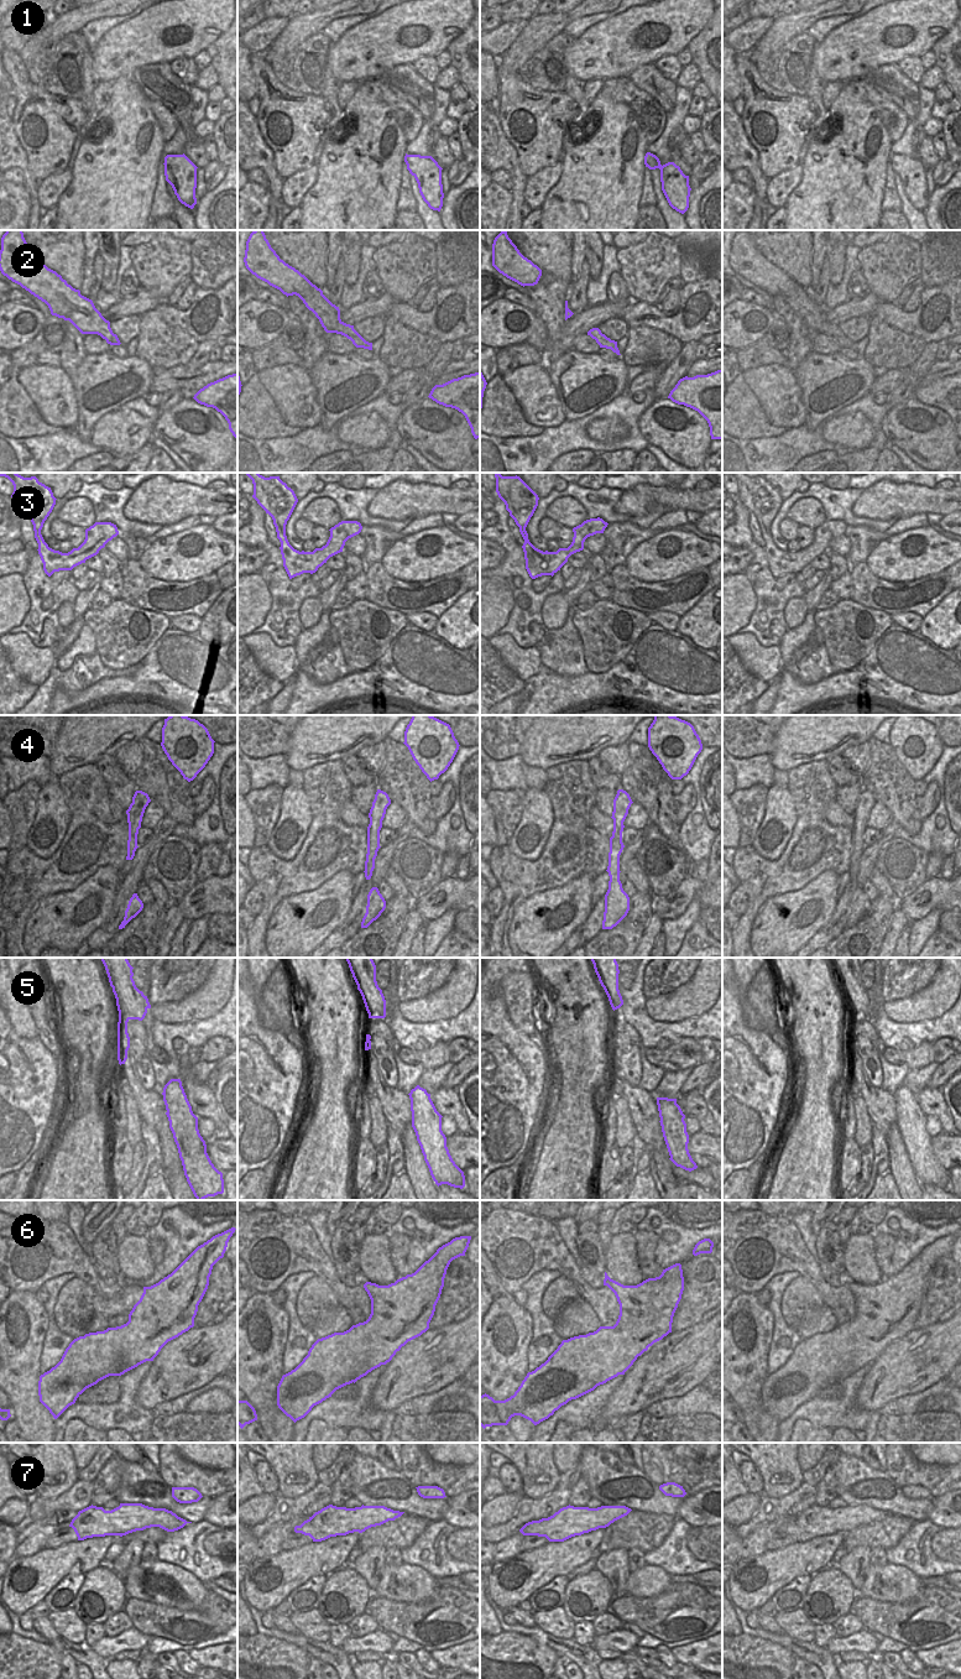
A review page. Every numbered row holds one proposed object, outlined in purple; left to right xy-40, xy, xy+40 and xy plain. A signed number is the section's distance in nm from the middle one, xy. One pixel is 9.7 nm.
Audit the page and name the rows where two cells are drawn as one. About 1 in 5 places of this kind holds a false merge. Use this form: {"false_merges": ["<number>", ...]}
{"false_merges": ["5"]}

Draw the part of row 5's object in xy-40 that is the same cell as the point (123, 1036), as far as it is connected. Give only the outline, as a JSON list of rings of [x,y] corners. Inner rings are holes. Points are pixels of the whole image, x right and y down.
[[[109,981],[110,986],[113,987],[113,992],[116,998],[116,1006],[119,1011],[119,1022],[117,1022],[117,1060],[119,1064],[125,1064],[127,1059],[127,1050],[130,1048],[130,1037],[127,1033],[127,1022],[129,1022],[129,1013],[122,1005],[122,1000],[120,997],[120,991],[117,987],[116,981]]]

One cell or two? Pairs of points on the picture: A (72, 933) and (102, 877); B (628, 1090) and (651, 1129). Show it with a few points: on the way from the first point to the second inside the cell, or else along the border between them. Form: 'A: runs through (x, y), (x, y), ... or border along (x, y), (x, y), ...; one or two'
A: runs through (68, 918), (72, 914), (72, 908), (89, 890); one
B: runs through (638, 1100), (644, 1110), (646, 1119); one

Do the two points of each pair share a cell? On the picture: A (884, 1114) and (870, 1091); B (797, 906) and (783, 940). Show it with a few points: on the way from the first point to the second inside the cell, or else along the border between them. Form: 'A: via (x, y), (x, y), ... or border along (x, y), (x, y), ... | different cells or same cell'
A: via (882, 1109), (873, 1096) | same cell
B: via (792, 914), (783, 926), (783, 932) | same cell

